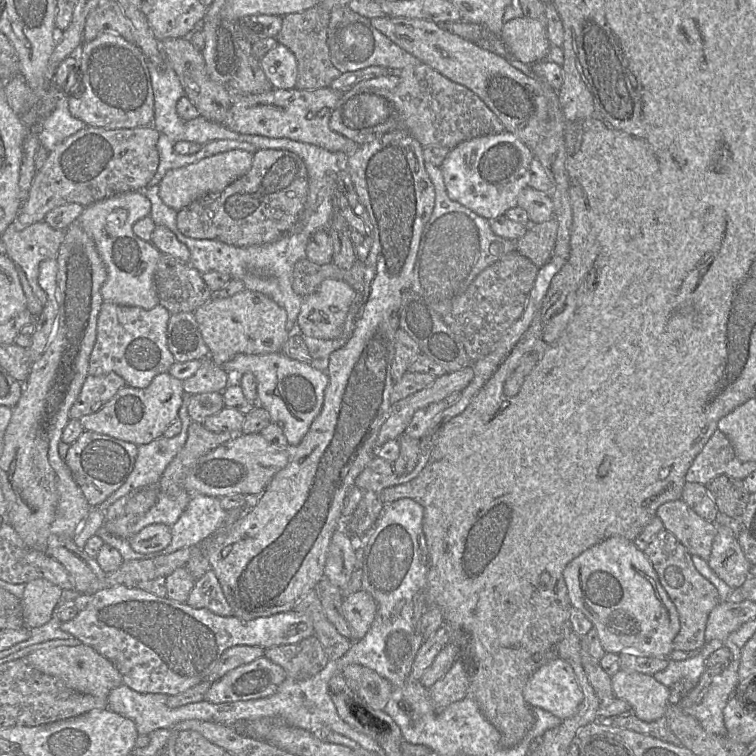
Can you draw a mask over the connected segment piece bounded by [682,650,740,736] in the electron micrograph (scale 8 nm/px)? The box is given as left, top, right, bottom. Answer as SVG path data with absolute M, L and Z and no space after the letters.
M732 650L727 667L711 682L702 701L682 709L685 714L696 718L709 733L726 736L723 711L738 686L739 666L739 651Z

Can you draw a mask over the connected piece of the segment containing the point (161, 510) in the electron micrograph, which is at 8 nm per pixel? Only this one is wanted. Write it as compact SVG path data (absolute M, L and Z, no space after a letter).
M186 490L178 495L160 492L157 502L131 527L131 537L151 524L161 523L171 527L185 510L190 498L191 494Z

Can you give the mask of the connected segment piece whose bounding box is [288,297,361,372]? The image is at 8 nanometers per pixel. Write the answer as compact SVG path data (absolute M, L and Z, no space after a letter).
M359 297L351 303L345 319L342 334L336 339L324 340L301 335L298 323L294 323L292 329L288 332L288 335L289 337L298 335L302 337L310 353L310 365L313 368L326 372L328 370L330 354L343 347L349 341L355 329L354 312L357 308L357 304L361 305L361 298Z

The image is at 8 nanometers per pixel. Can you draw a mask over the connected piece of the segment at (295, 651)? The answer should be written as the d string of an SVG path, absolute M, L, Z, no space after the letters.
M314 635L294 644L267 648L264 656L281 666L287 678L297 681L312 678L329 662L320 641Z

